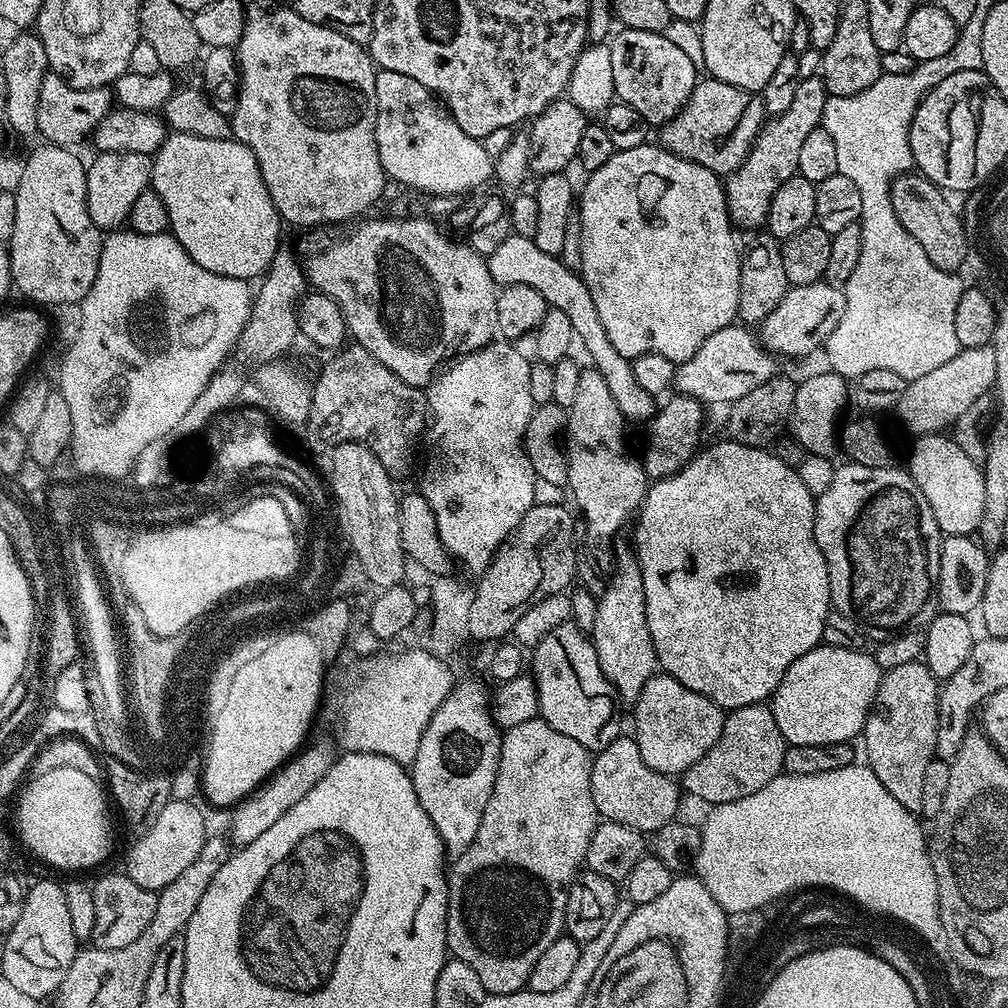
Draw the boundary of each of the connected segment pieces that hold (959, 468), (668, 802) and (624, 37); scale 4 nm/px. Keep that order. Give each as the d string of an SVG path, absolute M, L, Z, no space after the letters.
M951 435L921 436L915 443L908 456L906 471L918 484L918 490L922 490L926 502L930 502L930 510L934 510L941 533L944 536L972 536L979 529L986 506L981 465L971 461Z
M621 734L610 746L595 753L590 774L590 790L597 813L605 821L625 824L645 834L656 832L677 819L682 788L673 777L646 766L631 735Z
M621 27L611 37L613 86L619 103L634 106L649 126L662 126L674 119L698 83L698 70L662 32Z

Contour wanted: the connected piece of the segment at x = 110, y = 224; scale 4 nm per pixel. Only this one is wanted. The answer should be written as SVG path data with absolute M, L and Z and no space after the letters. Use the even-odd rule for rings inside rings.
M96 152L86 168L86 206L94 226L101 230L116 230L127 225L134 201L152 183L152 156L125 152Z

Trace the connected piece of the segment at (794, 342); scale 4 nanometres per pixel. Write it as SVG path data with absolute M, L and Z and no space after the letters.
M821 282L818 284L797 284L789 287L787 294L778 302L774 314L766 314L766 318L758 325L758 339L769 352L777 357L801 356L807 358L812 353L819 353L828 343L828 335L842 322L842 314L846 314L846 294L838 284Z

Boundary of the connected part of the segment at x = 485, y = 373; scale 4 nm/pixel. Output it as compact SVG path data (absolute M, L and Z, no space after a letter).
M493 342L468 356L459 357L455 362L449 363L426 389L430 417L430 427L426 432L426 440L429 440L428 465L424 468L424 477L421 478L418 488L424 493L426 502L430 502L430 510L434 510L434 522L438 522L438 534L442 538L446 550L452 555L453 561L459 567L461 564L466 571L474 572L474 574L486 571L494 558L494 554L502 546L502 542L515 530L518 522L522 522L524 515L536 503L534 486L537 477L531 468L530 458L524 452L524 431L527 430L527 424L531 421L534 411L534 405L530 398L530 360L516 348L519 347L512 342Z

